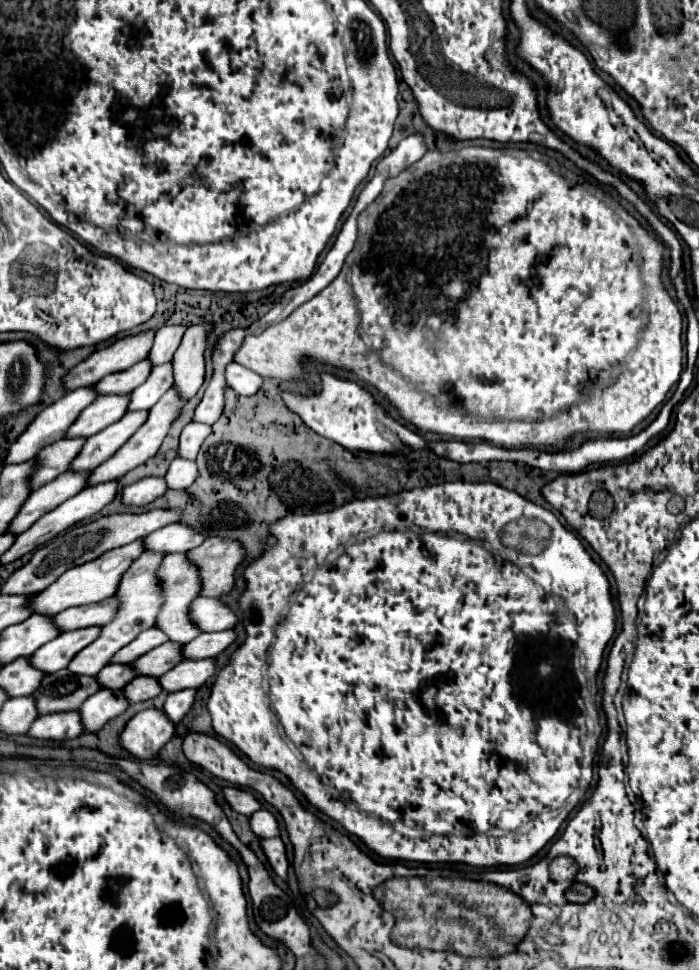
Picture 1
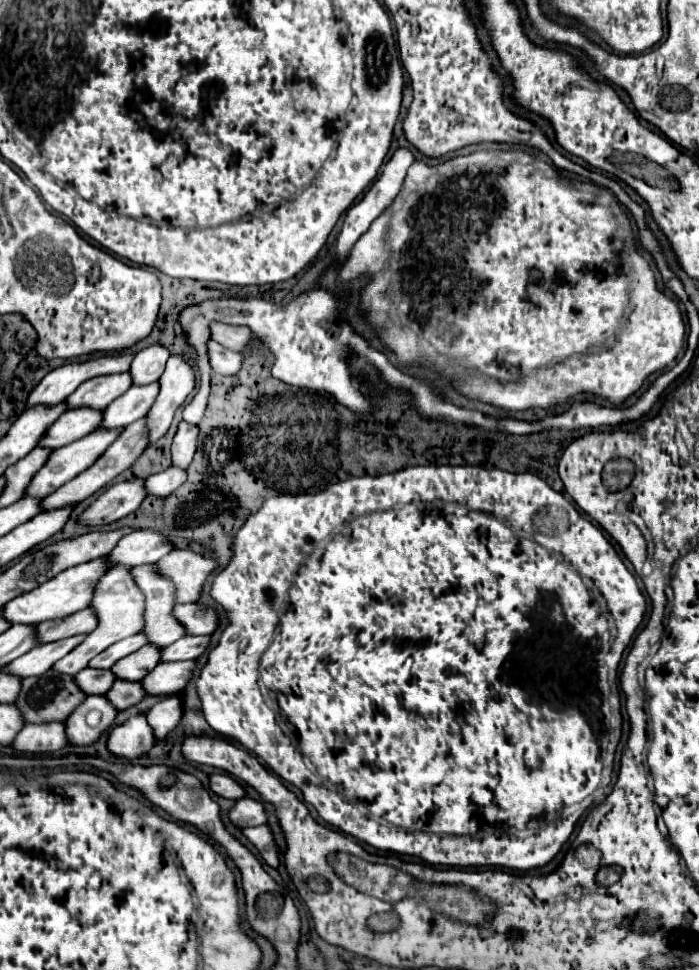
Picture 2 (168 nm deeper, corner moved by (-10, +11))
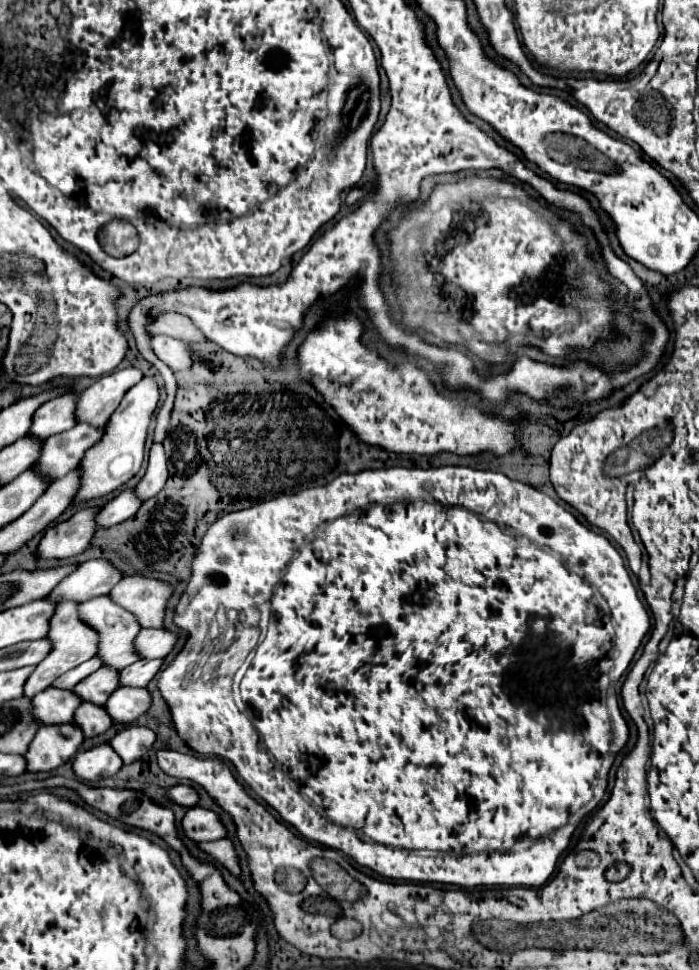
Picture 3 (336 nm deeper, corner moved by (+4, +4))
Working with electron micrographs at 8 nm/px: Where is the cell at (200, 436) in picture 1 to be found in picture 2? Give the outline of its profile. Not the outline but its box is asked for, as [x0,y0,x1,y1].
[172,423,196,469]

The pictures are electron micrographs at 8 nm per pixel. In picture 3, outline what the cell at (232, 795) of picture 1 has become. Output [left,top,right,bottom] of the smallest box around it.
[168,786,200,808]

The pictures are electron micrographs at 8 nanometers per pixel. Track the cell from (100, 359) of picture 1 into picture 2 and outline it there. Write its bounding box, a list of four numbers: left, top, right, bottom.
[26,353,132,409]

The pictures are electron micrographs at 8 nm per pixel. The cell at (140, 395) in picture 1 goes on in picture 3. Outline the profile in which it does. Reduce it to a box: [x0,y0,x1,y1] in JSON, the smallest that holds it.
[34,424,104,478]

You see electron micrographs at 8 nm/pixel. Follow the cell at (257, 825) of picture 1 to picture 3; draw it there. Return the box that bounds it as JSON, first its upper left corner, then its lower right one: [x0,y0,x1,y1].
[182,806,228,842]

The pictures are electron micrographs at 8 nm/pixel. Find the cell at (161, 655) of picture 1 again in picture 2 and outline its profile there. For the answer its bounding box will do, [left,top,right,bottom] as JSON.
[110,645,160,681]

